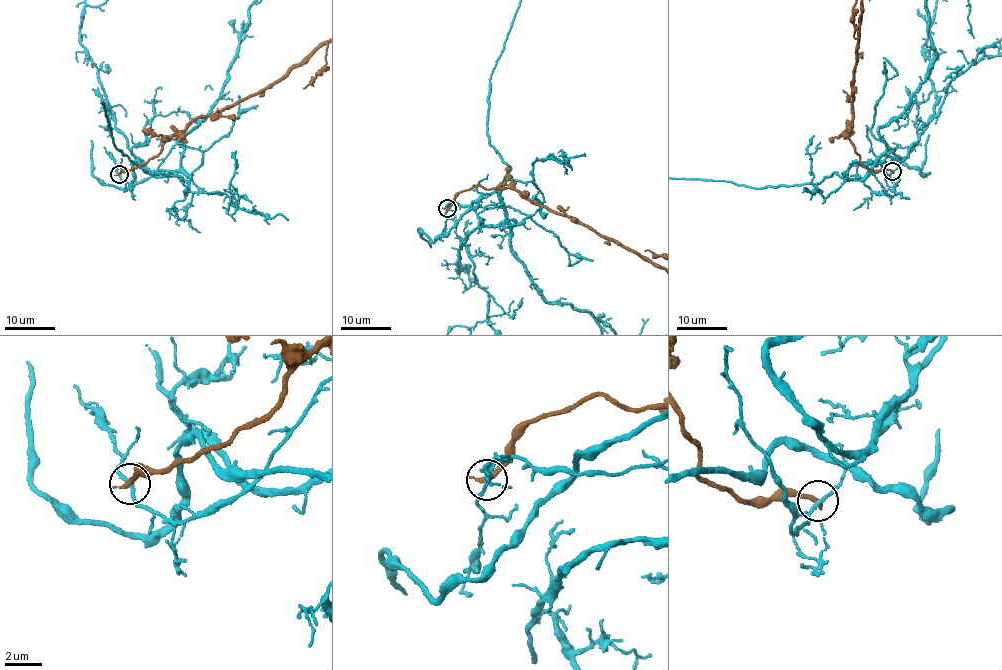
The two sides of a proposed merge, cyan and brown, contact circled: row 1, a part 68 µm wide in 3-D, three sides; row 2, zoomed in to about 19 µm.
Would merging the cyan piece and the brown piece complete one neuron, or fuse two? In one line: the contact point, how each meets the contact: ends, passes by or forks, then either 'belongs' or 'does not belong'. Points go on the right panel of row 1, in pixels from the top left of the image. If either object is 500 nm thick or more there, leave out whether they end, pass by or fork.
at (892, 171); cyan passes by; brown ends there; does not belong

